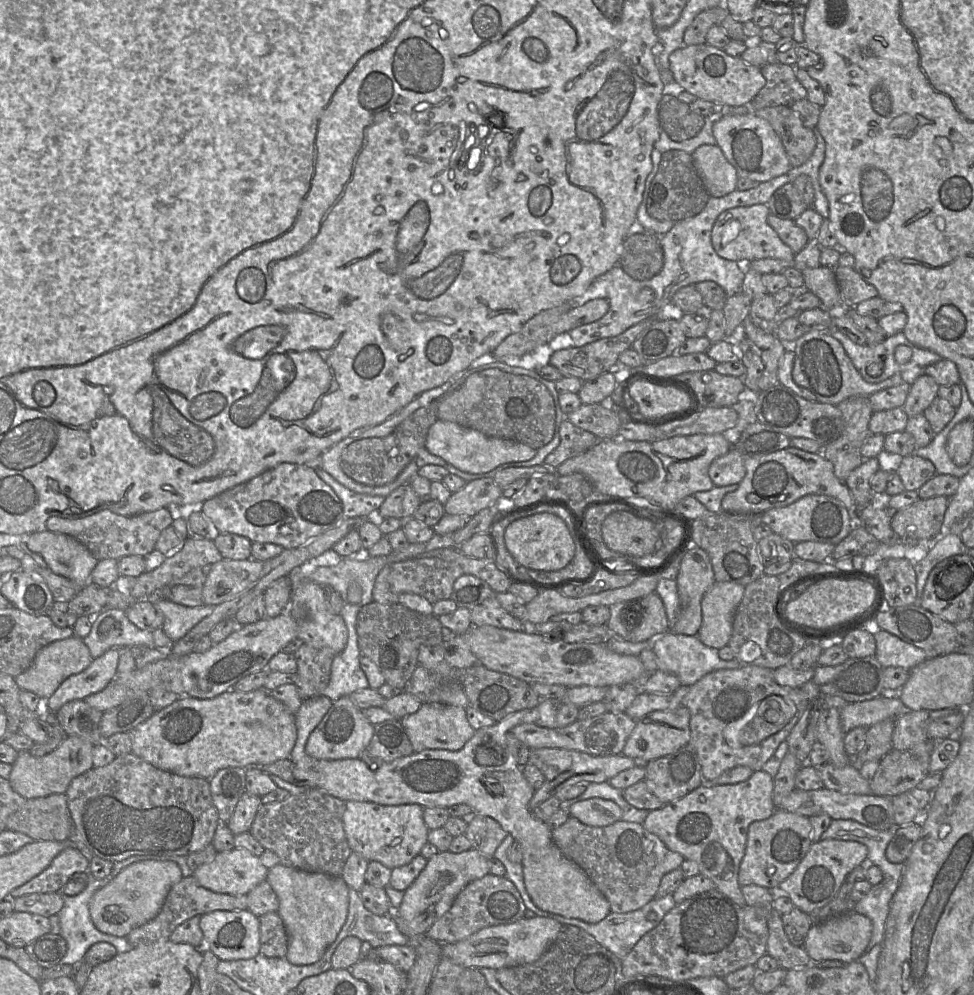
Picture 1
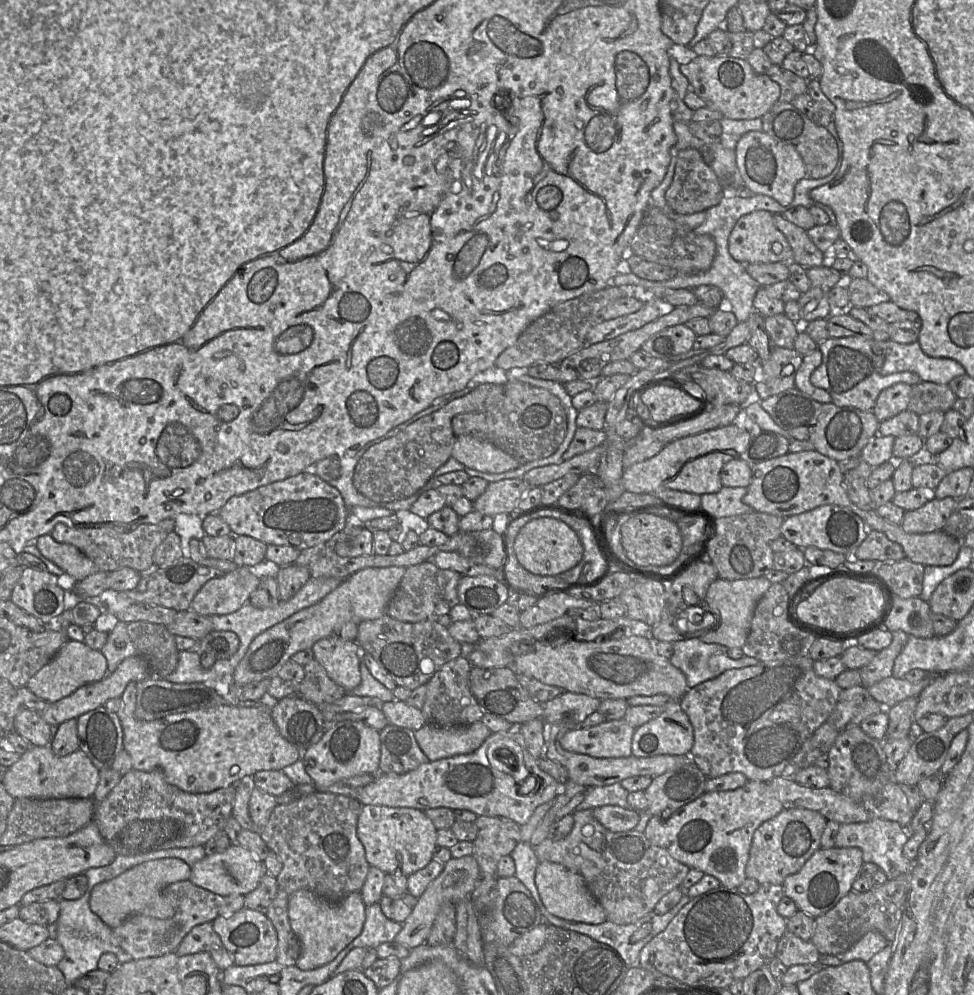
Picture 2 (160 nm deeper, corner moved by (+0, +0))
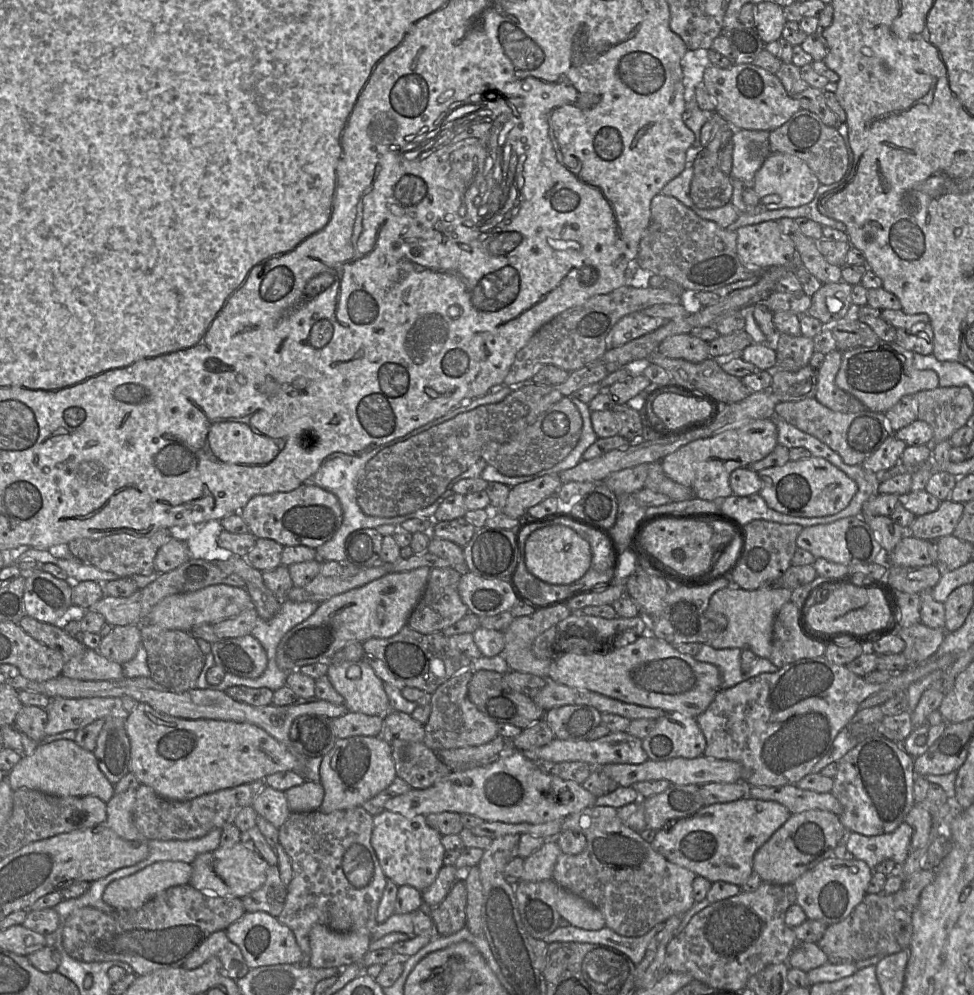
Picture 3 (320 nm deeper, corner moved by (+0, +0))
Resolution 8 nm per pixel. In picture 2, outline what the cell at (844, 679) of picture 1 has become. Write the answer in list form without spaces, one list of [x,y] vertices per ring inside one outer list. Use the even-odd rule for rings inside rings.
[[[896,630],[892,632],[892,636],[890,645],[878,651],[868,665],[859,669],[861,685],[865,688],[892,676],[895,659],[905,646],[909,635],[901,630]]]

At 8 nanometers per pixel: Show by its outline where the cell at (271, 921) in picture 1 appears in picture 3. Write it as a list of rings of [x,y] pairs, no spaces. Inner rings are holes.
[[[362,806],[331,813],[291,812],[278,829],[279,844],[291,859],[293,878],[277,918],[293,932],[304,955],[297,965],[308,965],[309,931],[316,924],[337,932],[365,929],[371,934],[378,925],[377,909],[387,881],[371,845],[373,816]]]

